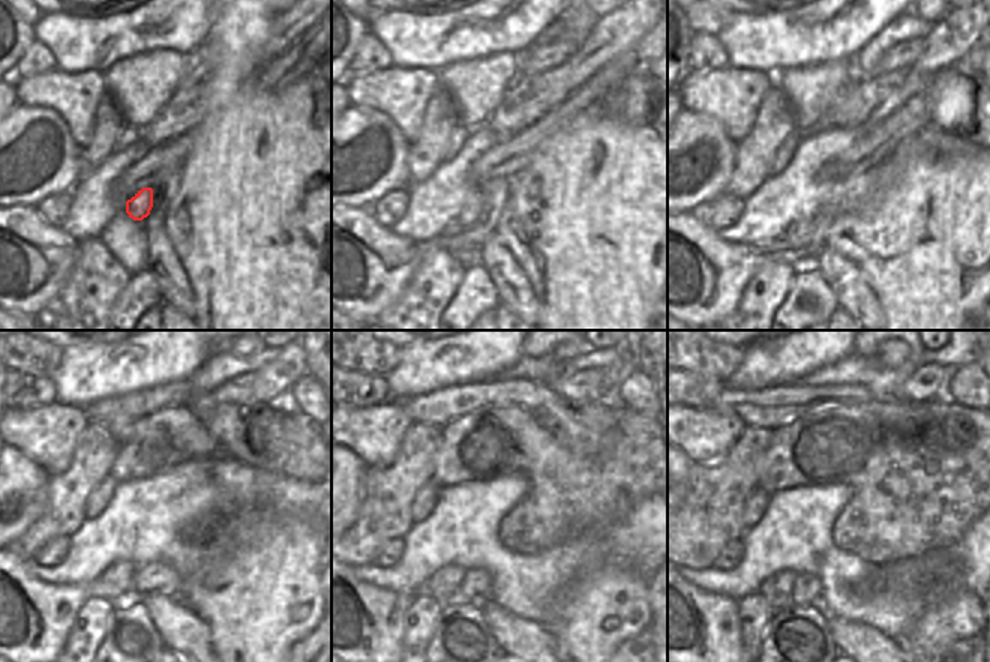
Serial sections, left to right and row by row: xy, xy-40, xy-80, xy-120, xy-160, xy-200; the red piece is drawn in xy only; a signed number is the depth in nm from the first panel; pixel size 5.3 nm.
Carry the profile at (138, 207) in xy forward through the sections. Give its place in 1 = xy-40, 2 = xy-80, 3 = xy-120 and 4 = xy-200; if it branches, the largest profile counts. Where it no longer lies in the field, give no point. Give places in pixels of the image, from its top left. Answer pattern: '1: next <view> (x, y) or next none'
1: next xy-40 (465, 221)
2: next xy-80 (801, 227)
3: next xy-120 (120, 572)
4: next xy-200 (777, 589)

